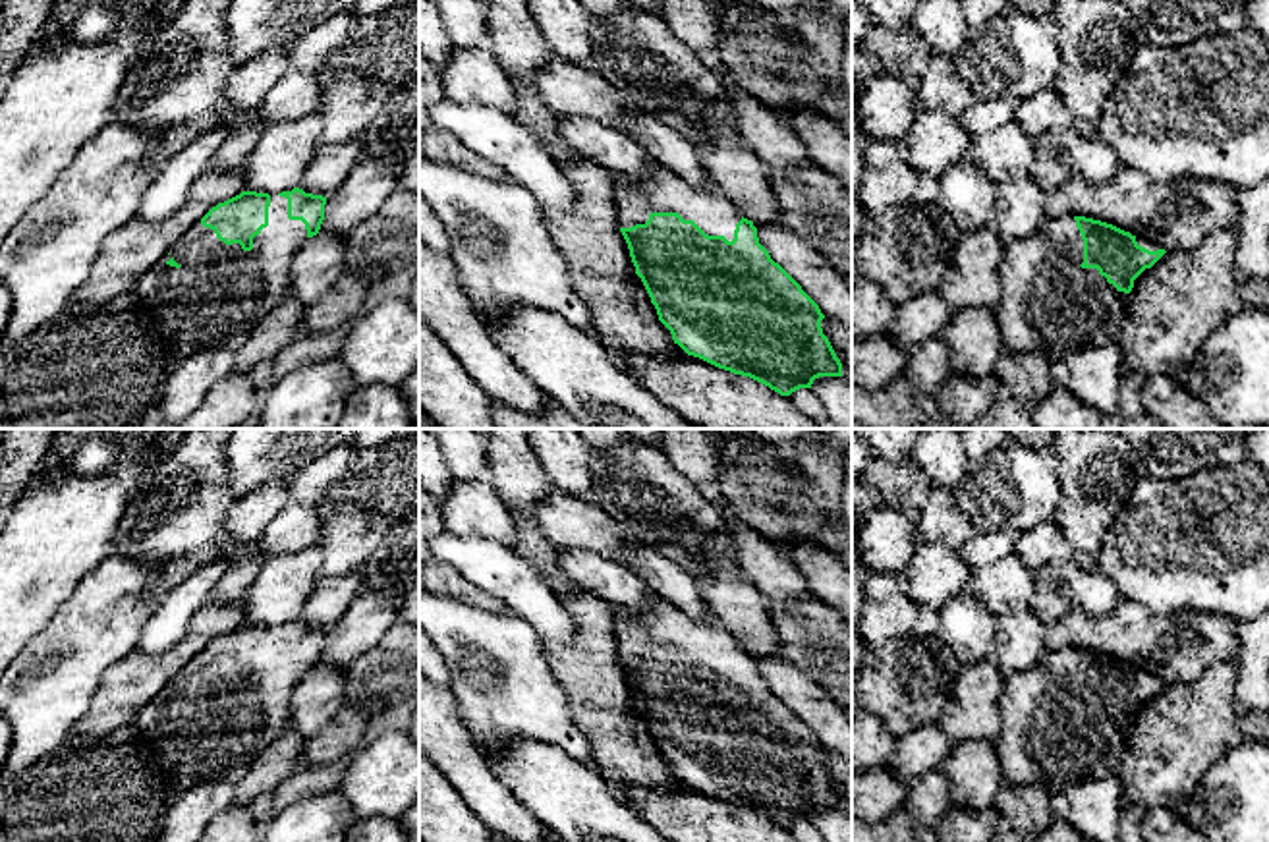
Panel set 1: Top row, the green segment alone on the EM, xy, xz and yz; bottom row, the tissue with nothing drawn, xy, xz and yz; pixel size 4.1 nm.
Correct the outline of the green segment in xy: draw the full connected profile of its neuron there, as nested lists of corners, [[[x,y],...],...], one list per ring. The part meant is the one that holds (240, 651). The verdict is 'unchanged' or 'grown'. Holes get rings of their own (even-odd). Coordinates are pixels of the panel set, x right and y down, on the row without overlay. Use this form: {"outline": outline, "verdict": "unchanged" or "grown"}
{"outline": [[[299,620],[282,626],[241,624],[212,639],[172,680],[166,691],[153,699],[131,722],[149,757],[166,771],[170,784],[187,792],[201,782],[240,780],[251,761],[290,726],[292,689],[307,670],[319,666],[326,630]]], "verdict": "grown"}

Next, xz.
{"outline": [[[661,599],[643,612],[616,608],[616,645],[635,707],[643,715],[659,753],[688,788],[734,807],[749,809],[780,828],[811,821],[819,809],[842,809],[842,796],[821,761],[825,747],[819,738],[771,691],[759,676],[753,655],[740,647],[719,618],[711,614],[693,620]]], "verdict": "grown"}

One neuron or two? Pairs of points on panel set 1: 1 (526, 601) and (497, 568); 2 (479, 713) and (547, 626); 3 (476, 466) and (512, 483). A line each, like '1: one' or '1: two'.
1: one
2: two
3: two

